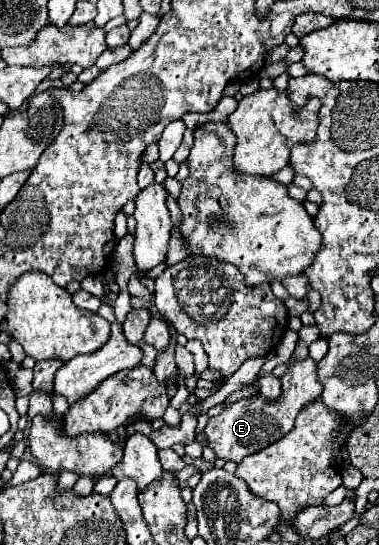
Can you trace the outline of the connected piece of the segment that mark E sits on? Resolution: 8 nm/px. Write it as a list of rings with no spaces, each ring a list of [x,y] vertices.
[[[313,358],[291,364],[291,368],[281,378],[283,394],[277,402],[269,402],[263,396],[255,396],[249,400],[239,400],[239,402],[231,404],[219,416],[209,418],[209,424],[205,426],[205,434],[207,434],[209,446],[213,448],[217,458],[241,462],[245,456],[255,454],[257,450],[263,450],[265,442],[277,442],[285,434],[289,434],[289,430],[293,430],[293,426],[295,426],[297,414],[305,406],[321,400],[323,390],[321,390],[321,384],[317,380],[315,366],[317,364]]]

